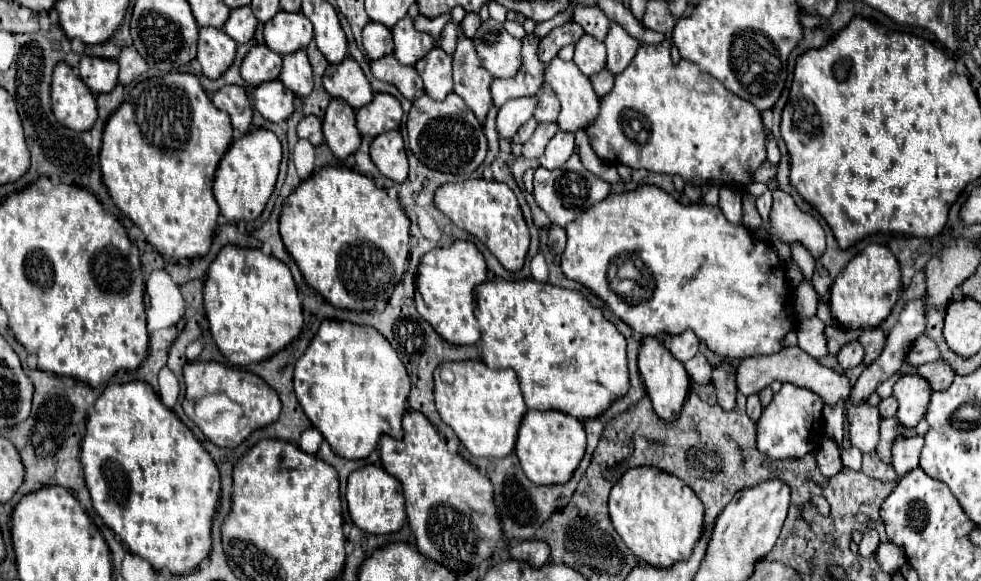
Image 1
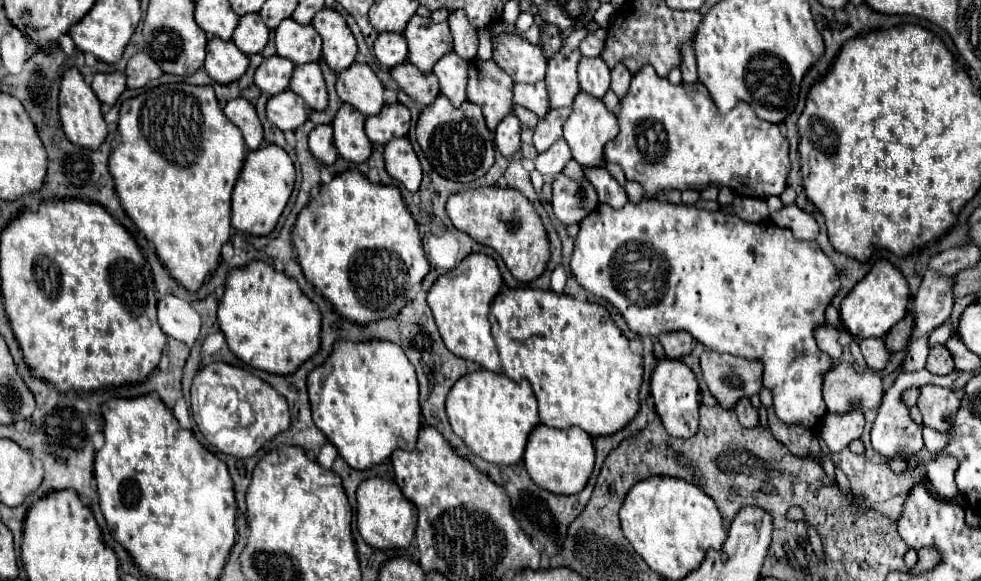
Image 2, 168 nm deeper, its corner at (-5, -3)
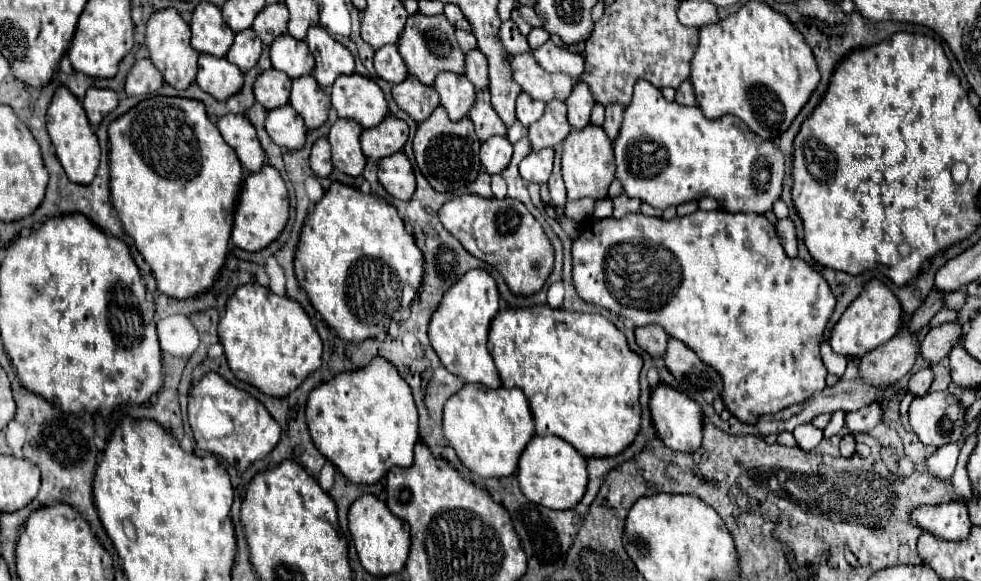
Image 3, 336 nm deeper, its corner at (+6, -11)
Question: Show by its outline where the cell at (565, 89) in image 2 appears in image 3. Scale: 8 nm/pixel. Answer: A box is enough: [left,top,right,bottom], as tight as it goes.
[533,39,583,77]

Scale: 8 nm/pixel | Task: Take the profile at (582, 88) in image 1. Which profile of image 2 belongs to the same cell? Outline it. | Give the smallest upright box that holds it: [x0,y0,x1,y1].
[564,91,618,167]

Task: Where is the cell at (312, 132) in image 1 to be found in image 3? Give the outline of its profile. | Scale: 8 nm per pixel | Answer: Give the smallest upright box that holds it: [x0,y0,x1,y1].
[311,139,333,177]

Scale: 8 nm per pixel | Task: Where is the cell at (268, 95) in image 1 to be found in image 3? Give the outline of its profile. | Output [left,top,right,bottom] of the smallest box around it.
[265,105,307,149]

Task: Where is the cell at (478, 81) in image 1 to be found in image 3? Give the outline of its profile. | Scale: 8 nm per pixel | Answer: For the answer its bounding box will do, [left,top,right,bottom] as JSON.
[469,91,507,143]

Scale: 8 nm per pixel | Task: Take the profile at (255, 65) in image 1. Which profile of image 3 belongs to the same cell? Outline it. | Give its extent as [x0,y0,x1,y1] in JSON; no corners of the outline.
[255,69,291,109]

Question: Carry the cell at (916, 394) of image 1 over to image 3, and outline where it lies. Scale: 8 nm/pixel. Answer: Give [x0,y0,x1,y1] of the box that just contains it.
[909,393,965,447]

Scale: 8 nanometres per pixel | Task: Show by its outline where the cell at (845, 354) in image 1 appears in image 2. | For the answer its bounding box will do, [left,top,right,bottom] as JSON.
[860,339,888,369]

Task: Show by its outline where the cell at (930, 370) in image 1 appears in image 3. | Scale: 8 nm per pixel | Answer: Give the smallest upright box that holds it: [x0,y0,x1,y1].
[921,323,961,365]

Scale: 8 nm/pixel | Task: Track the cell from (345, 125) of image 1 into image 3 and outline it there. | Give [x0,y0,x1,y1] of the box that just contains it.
[329,119,367,177]

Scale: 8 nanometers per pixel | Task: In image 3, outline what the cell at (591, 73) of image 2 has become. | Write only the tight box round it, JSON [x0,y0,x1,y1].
[565,83,595,131]

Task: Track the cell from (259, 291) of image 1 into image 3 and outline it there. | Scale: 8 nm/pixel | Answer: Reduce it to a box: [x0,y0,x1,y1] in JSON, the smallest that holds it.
[219,283,323,399]

